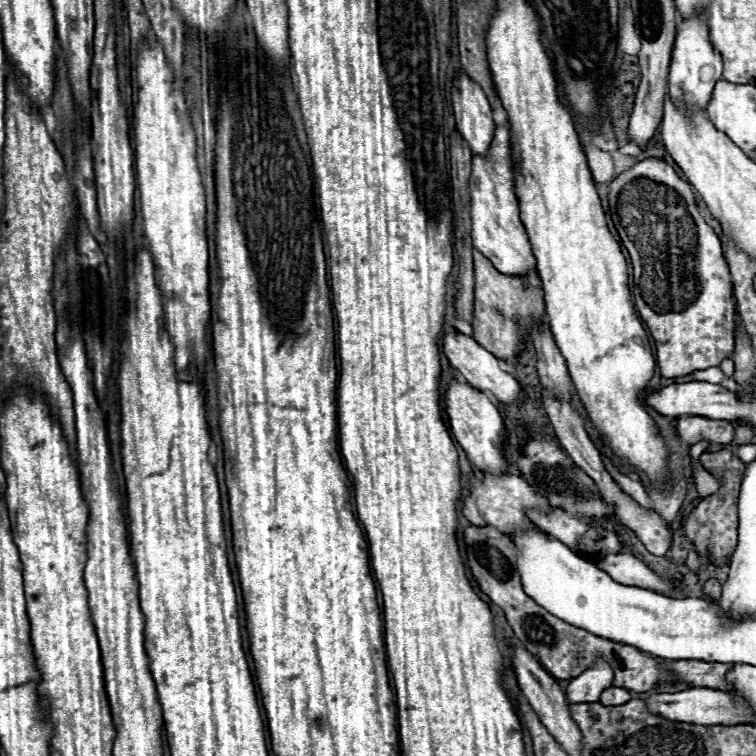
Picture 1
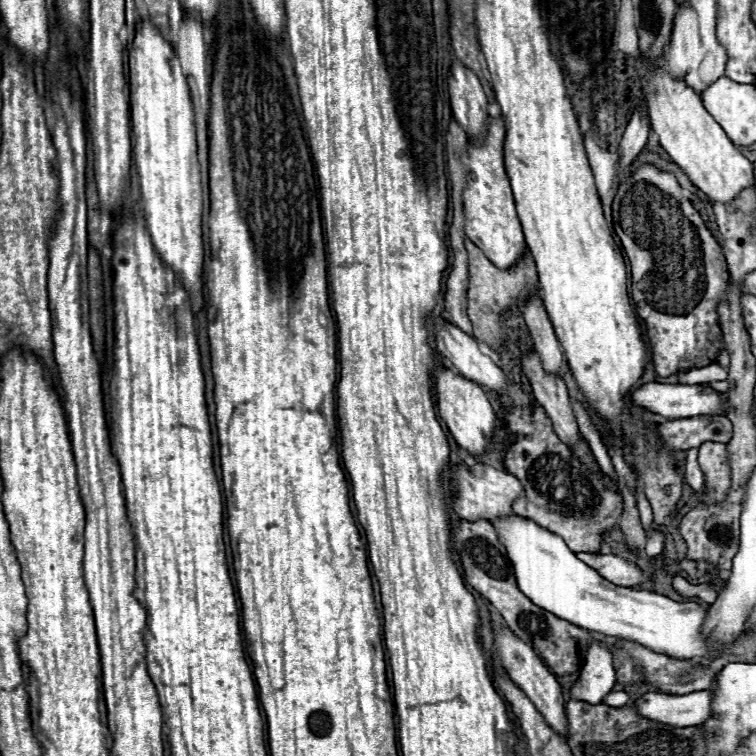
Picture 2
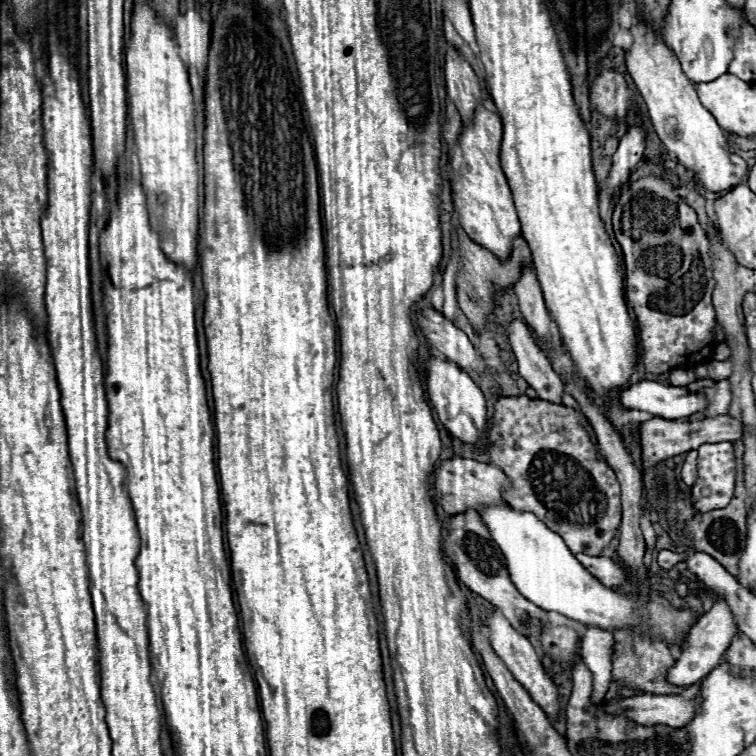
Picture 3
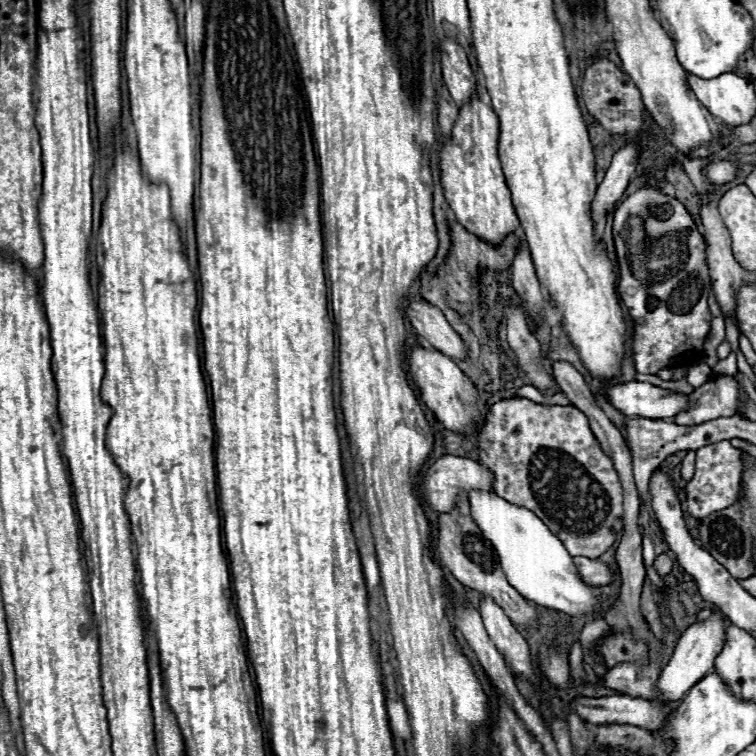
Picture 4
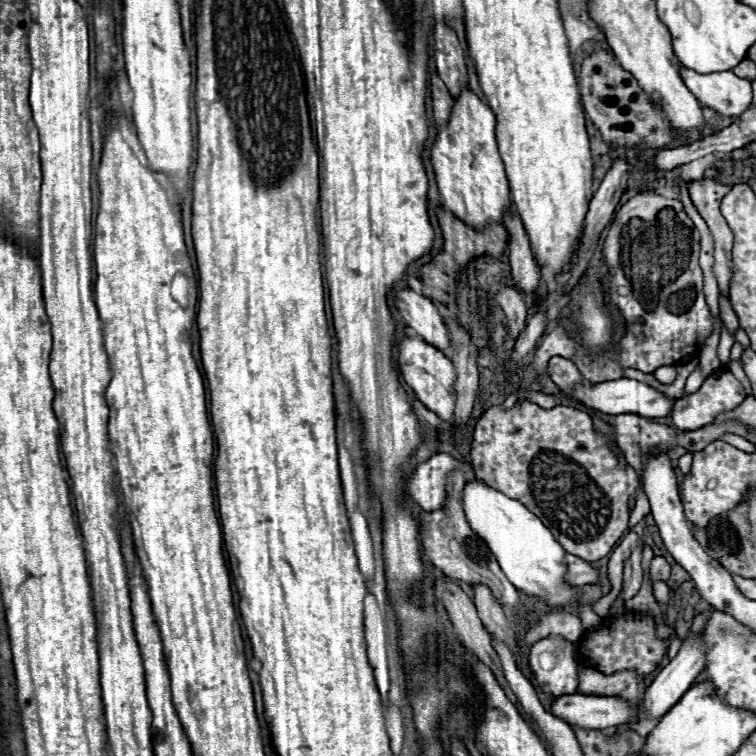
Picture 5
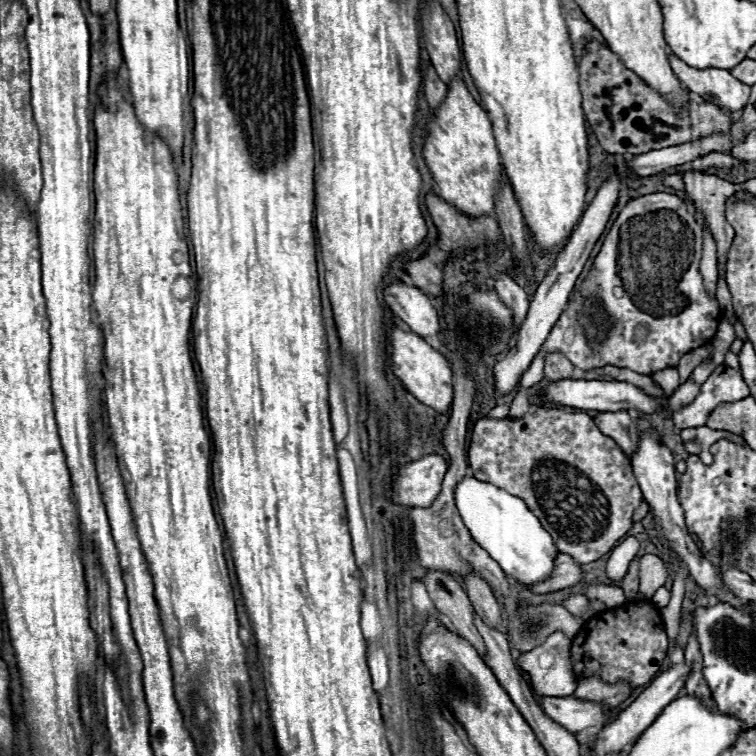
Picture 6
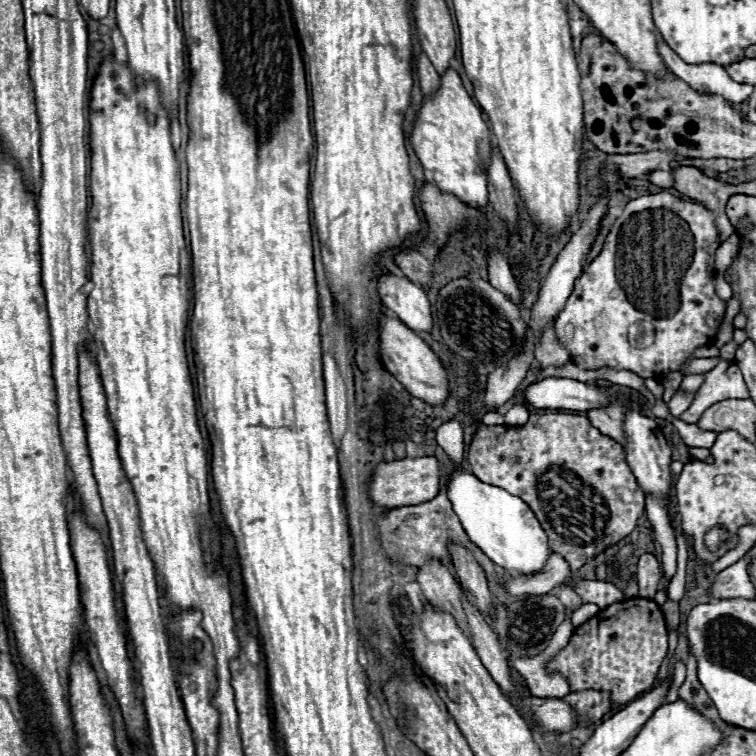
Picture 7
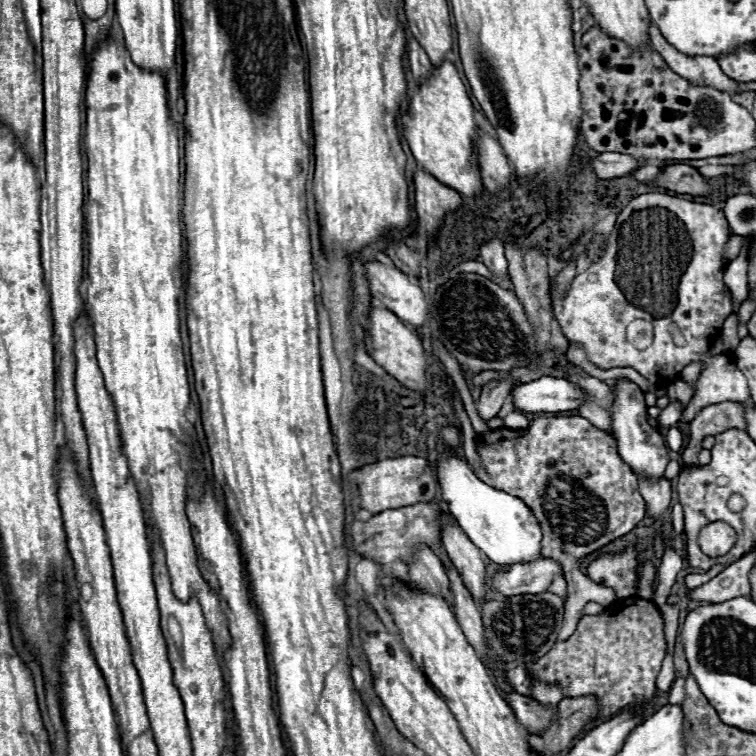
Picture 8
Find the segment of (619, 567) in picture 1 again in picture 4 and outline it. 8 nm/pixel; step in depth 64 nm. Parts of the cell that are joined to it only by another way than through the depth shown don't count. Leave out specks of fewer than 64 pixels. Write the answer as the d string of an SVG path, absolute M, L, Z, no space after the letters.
M574 556L572 562L574 562L582 582L588 582L590 586L606 586L606 584L614 582L614 578L616 578L614 570L610 570L600 560L590 560L590 558L584 558L584 556Z

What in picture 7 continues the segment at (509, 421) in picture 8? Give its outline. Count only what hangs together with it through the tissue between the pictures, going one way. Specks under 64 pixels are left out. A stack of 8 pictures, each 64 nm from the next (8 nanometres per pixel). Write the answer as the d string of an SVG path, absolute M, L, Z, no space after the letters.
M516 404L506 412L504 418L508 426L524 426L528 422L528 408L524 404Z

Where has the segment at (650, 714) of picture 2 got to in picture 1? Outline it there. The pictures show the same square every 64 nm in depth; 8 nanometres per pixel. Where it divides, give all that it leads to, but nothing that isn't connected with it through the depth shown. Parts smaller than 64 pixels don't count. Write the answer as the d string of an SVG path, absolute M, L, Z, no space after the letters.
M690 688L676 694L650 694L644 702L648 710L652 710L652 714L660 714L662 718L668 718L672 722L692 722L696 726L740 724L740 722L754 720L754 714L748 706L736 706L730 694L724 694L722 690L710 690L710 688Z

